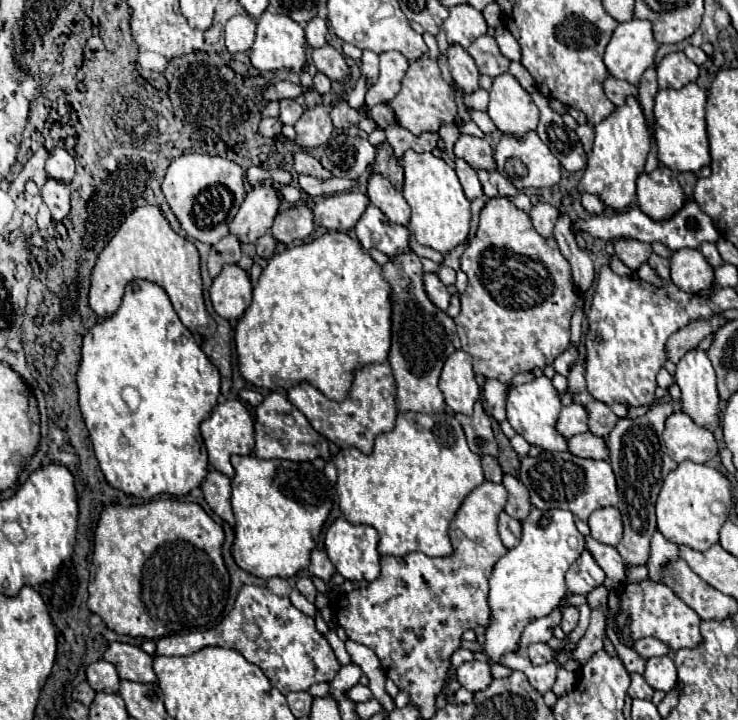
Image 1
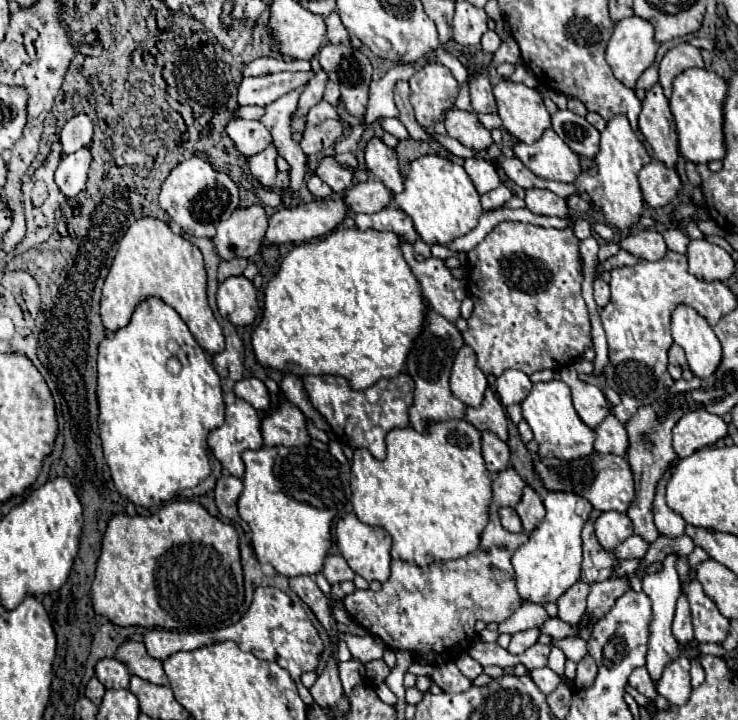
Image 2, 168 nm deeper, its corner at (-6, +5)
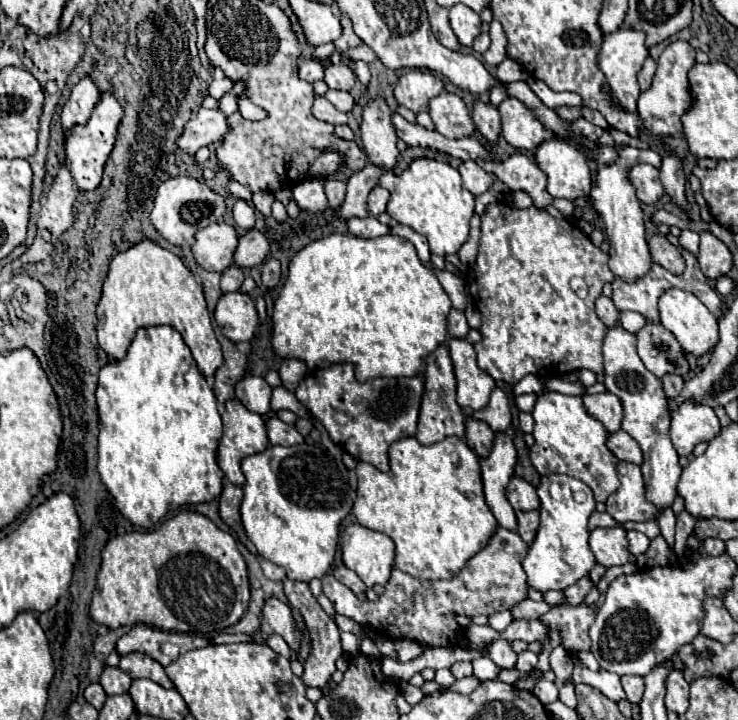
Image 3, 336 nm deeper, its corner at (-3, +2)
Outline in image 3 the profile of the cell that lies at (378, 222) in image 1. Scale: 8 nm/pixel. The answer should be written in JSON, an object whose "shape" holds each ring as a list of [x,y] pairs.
{"shape":[[[350,217],[348,221],[348,229],[352,235],[356,237],[380,237],[380,235],[386,235],[390,233],[390,227],[380,223],[376,217]]]}

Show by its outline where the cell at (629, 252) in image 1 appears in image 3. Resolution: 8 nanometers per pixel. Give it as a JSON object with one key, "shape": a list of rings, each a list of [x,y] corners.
{"shape":[[[662,233],[652,235],[648,239],[648,247],[650,247],[650,257],[654,263],[662,265],[664,269],[668,269],[672,273],[684,271],[684,259],[682,259],[680,251],[674,245],[670,245],[666,235],[662,235]]]}

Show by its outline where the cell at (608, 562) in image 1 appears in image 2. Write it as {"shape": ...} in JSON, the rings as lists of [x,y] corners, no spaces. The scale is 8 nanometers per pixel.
{"shape":[[[629,536],[617,550],[617,560],[631,560],[631,558],[643,558],[649,548],[649,542],[641,540],[641,536]]]}

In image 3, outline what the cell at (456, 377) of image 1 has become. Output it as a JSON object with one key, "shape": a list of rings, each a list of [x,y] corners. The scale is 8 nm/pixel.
{"shape":[[[450,339],[448,349],[456,373],[458,405],[462,409],[470,407],[472,411],[486,407],[490,391],[494,389],[494,379],[490,379],[490,375],[478,369],[472,343],[468,343],[466,339]]]}

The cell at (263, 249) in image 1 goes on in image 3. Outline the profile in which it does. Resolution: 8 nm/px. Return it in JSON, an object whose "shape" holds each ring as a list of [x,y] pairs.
{"shape":[[[268,259],[264,265],[262,265],[262,283],[272,289],[280,283],[280,263],[276,259]]]}

